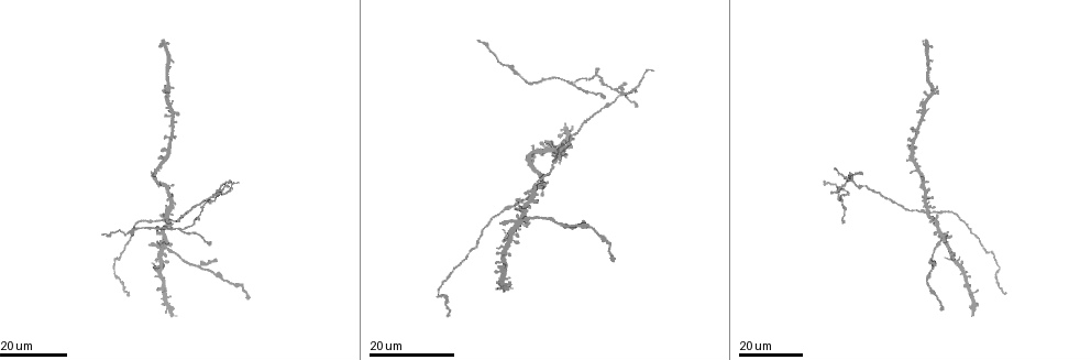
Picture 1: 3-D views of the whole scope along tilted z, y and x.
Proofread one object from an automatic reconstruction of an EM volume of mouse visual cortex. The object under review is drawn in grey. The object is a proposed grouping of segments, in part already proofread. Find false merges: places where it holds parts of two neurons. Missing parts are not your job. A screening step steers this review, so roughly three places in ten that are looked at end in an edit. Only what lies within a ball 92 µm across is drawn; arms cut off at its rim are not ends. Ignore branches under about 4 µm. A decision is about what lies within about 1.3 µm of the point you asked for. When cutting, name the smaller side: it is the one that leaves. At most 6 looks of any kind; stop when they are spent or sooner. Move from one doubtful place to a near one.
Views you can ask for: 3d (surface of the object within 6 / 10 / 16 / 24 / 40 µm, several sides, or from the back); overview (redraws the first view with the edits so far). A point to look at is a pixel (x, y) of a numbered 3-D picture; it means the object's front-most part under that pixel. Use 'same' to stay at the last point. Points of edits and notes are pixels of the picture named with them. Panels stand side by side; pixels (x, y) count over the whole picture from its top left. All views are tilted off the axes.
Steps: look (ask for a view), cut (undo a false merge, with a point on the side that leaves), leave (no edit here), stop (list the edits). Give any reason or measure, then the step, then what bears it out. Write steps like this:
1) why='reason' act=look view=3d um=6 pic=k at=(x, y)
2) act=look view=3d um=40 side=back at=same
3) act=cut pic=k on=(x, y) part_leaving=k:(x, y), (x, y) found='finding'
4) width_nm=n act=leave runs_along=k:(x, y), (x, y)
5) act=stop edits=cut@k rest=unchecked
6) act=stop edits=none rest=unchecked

why='small branch off a trunk' act=look view=3d um=24 pic=1 at=(928, 209)

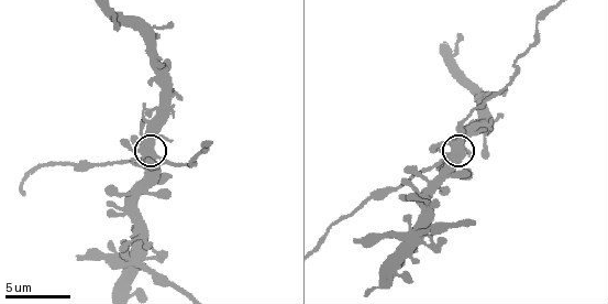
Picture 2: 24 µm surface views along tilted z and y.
why='closer look' act=look view=3d um=6 at=same

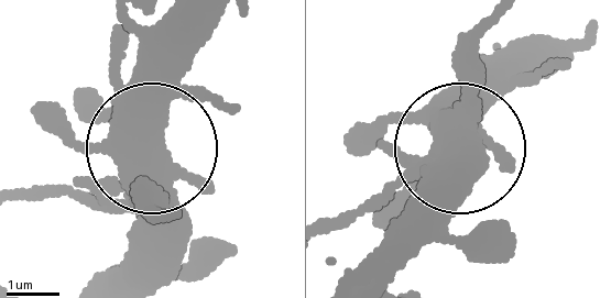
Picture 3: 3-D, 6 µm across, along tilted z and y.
side_arm_um=54 act=leave found='continuous, no second neuron'

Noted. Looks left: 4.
why='looks like a crossing' act=look view=3d um=10 pic=2 at=(132, 259)

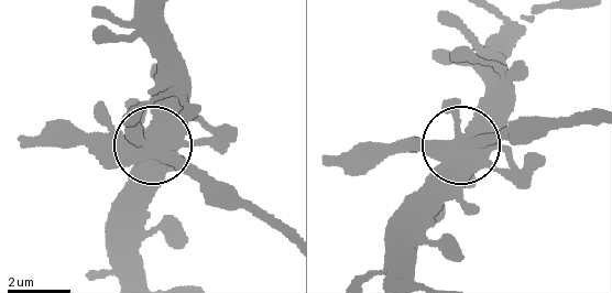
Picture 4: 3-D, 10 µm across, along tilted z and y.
act=look view=3d um=6 pic=4 at=(465, 151)

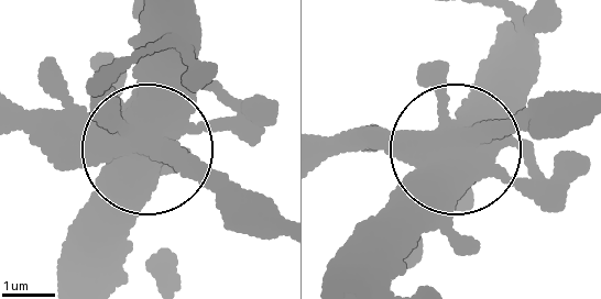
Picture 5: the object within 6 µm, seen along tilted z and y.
side_arm_um=31 act=cut pic=5 on=(64, 87) part_leaving=5:(137, 132), (279, 208) found='two neurons meet here'

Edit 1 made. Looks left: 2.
act=stop edits=cut@5 rest=unchecked

